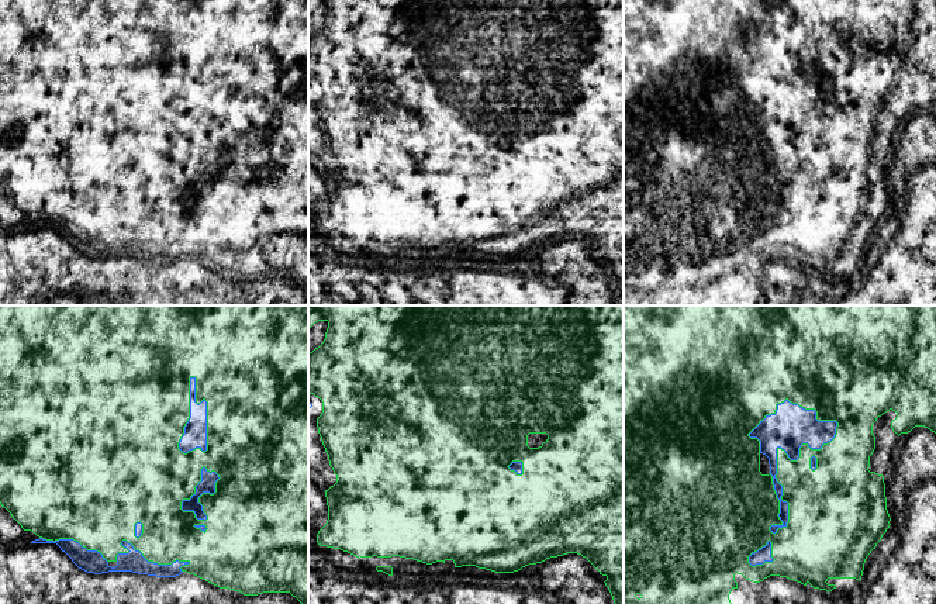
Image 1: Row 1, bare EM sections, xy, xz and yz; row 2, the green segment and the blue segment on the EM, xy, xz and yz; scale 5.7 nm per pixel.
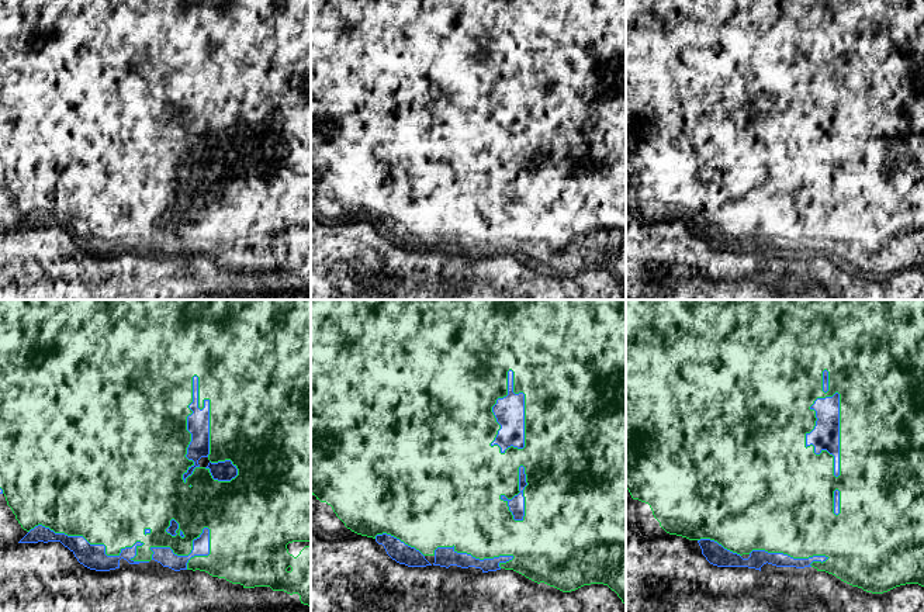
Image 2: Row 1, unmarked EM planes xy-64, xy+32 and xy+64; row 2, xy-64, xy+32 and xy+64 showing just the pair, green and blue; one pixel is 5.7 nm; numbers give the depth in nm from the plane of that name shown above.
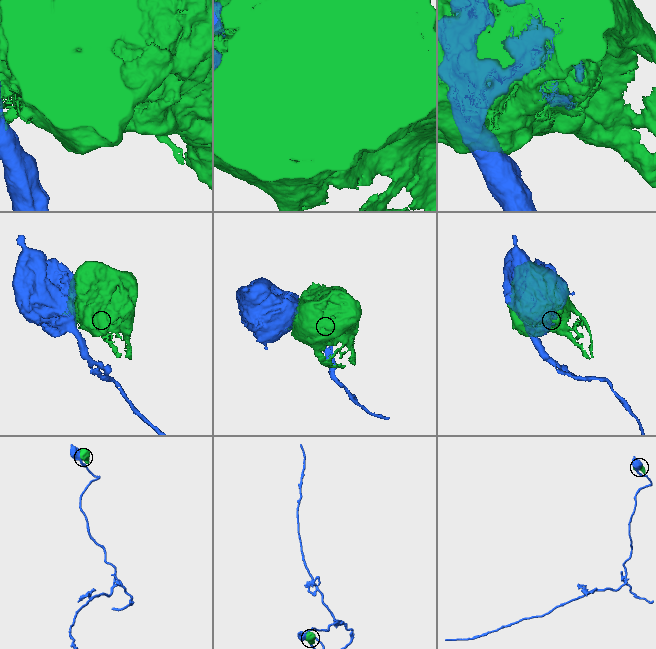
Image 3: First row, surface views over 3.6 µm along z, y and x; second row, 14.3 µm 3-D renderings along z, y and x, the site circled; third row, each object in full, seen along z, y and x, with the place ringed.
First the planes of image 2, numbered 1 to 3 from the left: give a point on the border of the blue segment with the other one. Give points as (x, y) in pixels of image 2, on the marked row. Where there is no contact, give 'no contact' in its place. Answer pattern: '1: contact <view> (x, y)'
1: contact xy-64 (186, 429)
2: contact xy+32 (491, 410)
3: contact xy+64 (840, 435)

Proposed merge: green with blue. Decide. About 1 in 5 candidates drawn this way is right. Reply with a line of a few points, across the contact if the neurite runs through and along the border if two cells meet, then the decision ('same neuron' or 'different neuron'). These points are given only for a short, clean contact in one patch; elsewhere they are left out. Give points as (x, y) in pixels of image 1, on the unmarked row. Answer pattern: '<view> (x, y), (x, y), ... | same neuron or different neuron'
different neuron

